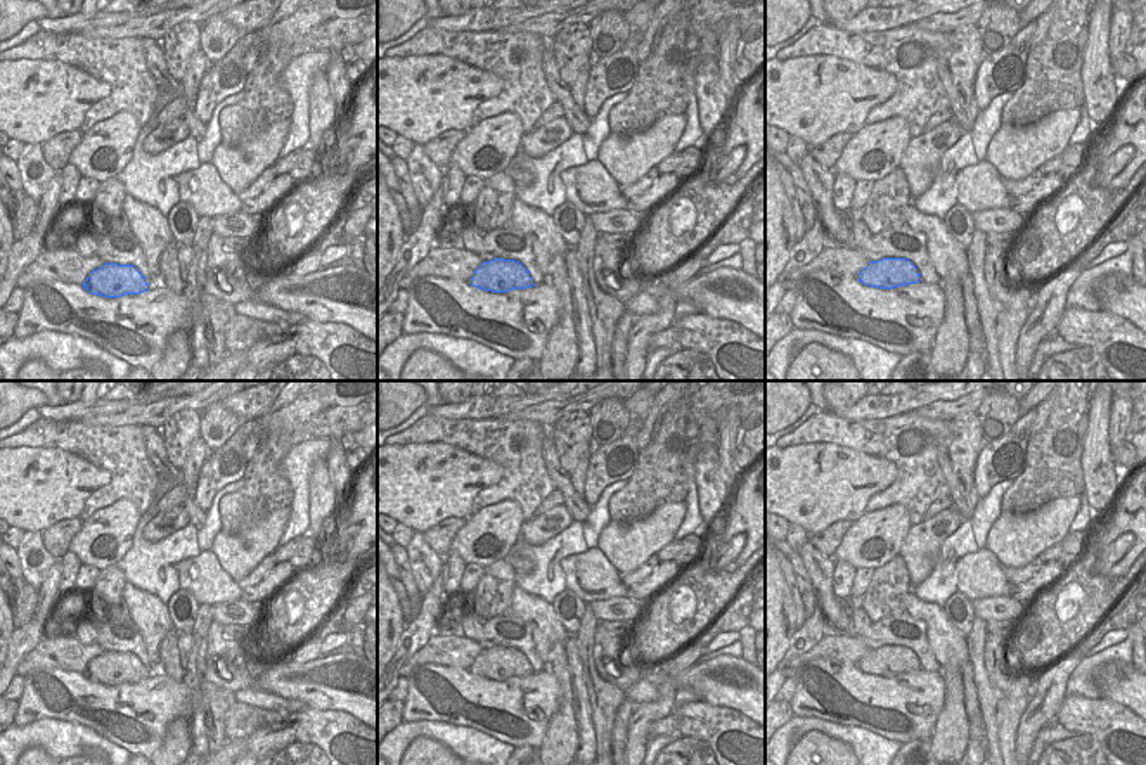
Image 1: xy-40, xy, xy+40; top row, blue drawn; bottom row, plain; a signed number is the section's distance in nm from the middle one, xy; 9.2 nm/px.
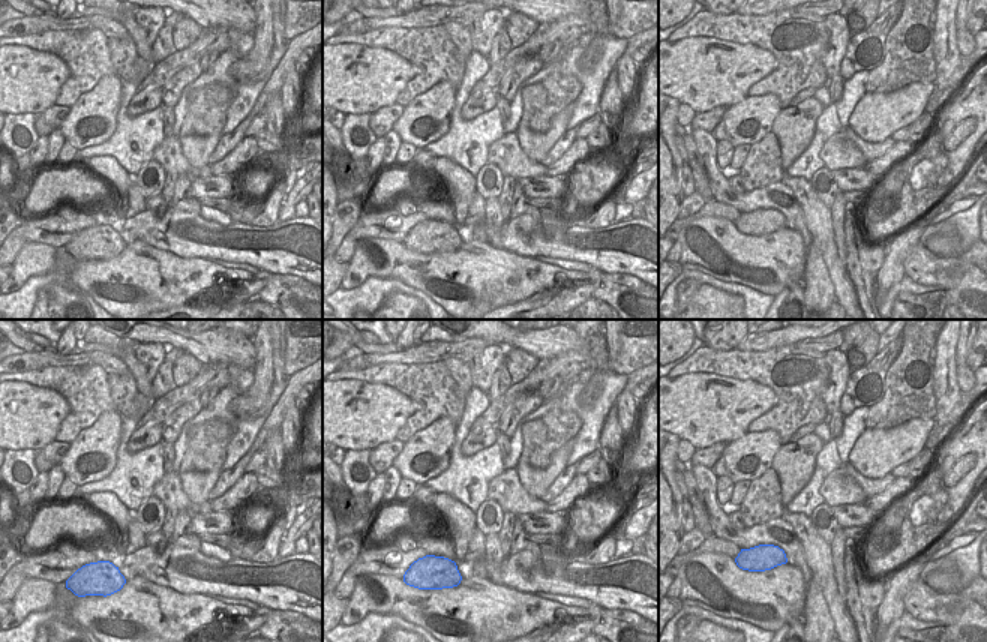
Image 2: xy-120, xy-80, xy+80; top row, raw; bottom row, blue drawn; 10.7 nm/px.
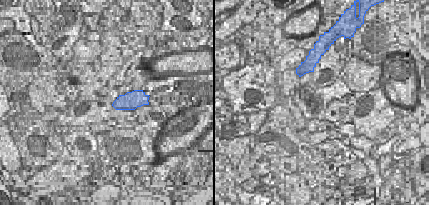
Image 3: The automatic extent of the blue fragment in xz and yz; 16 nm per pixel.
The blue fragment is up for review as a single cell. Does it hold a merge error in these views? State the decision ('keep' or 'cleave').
keep

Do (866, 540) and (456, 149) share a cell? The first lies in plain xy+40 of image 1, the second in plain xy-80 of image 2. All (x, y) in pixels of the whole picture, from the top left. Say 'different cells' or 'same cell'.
different cells

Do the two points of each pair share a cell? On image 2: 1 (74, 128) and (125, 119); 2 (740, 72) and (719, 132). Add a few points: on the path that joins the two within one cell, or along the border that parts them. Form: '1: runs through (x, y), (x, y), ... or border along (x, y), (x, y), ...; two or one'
1: border along (122, 86), (116, 131), (107, 140), (93, 146); two
2: border along (747, 96), (728, 107); two

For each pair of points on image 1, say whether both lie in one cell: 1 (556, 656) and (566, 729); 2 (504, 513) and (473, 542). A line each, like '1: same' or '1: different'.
1: same
2: same

